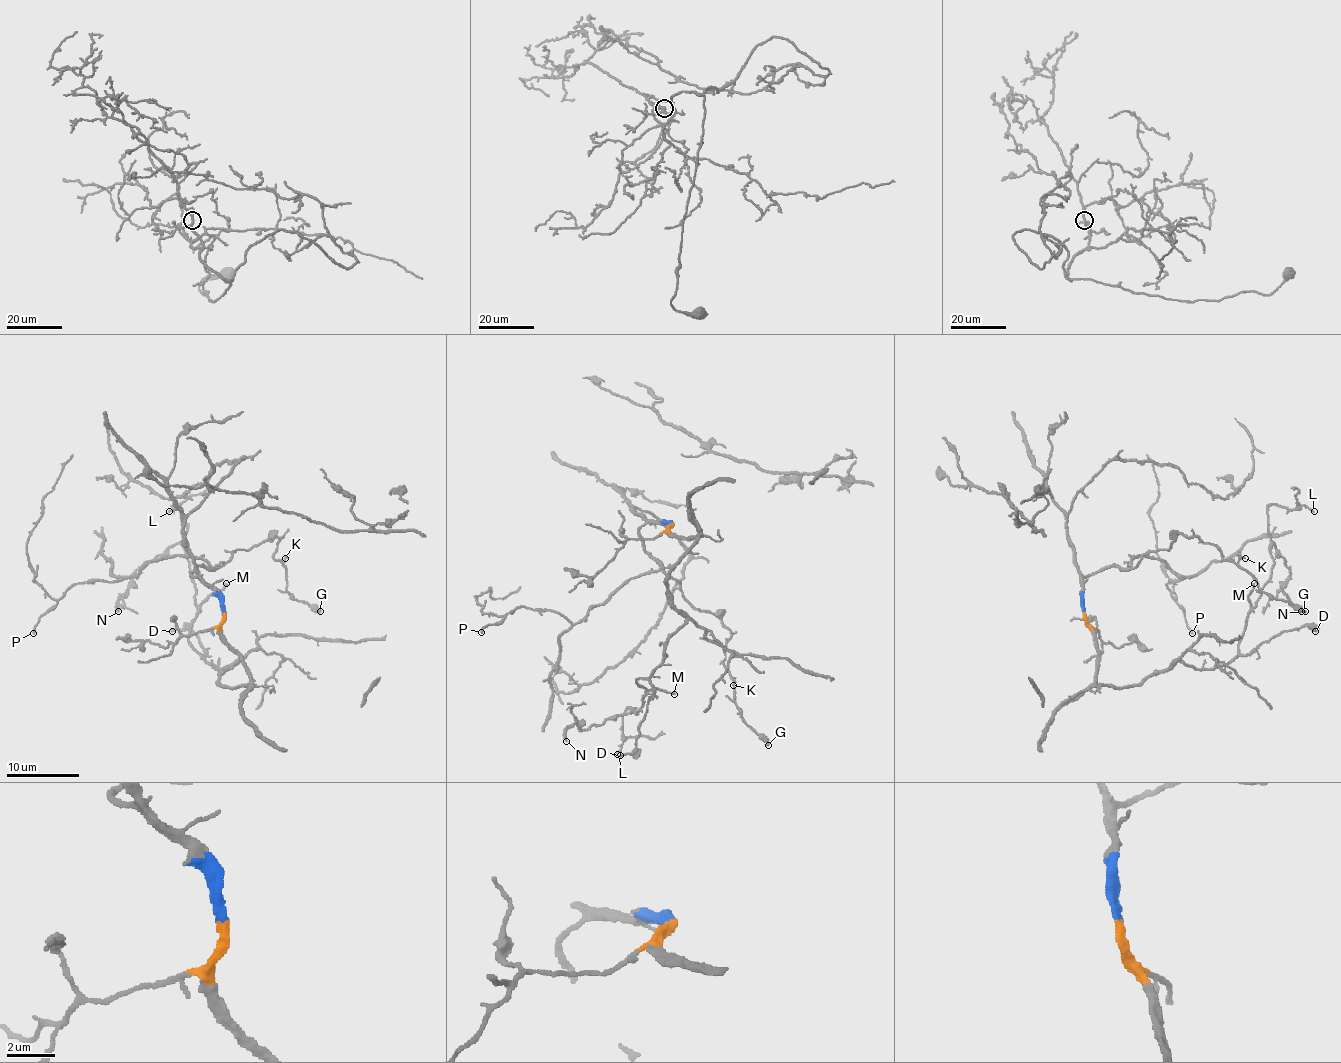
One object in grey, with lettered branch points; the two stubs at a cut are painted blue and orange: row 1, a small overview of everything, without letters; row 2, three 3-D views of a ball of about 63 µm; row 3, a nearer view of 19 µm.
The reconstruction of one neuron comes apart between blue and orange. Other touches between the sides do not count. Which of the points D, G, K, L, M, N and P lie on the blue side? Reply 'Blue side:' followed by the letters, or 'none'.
Blue side: G, K, P

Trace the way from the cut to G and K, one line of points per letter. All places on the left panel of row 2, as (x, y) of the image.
G: (224, 612), (193, 570), (217, 568), (275, 534), (286, 590), (320, 612)
K: (224, 612), (191, 574), (197, 566), (217, 568), (275, 534), (282, 536), (273, 557), (284, 557)

